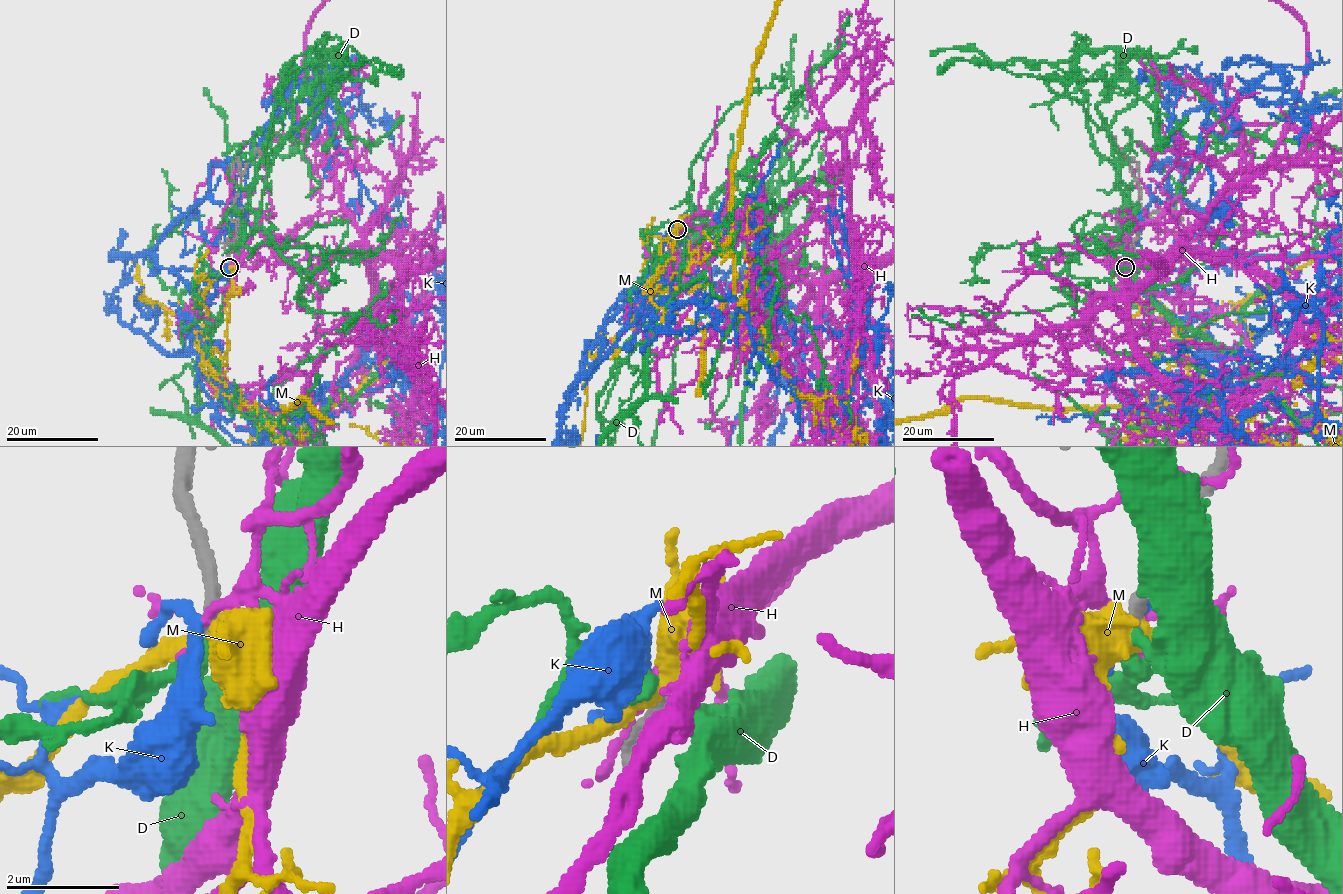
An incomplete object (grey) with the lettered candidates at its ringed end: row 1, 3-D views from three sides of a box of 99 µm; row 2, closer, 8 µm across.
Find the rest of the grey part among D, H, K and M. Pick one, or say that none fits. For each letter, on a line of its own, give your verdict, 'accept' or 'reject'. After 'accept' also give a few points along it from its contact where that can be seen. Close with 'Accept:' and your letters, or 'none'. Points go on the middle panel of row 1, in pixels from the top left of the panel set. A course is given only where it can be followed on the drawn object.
D: reject
H: reject
K: reject
M: accept
Accept: M

